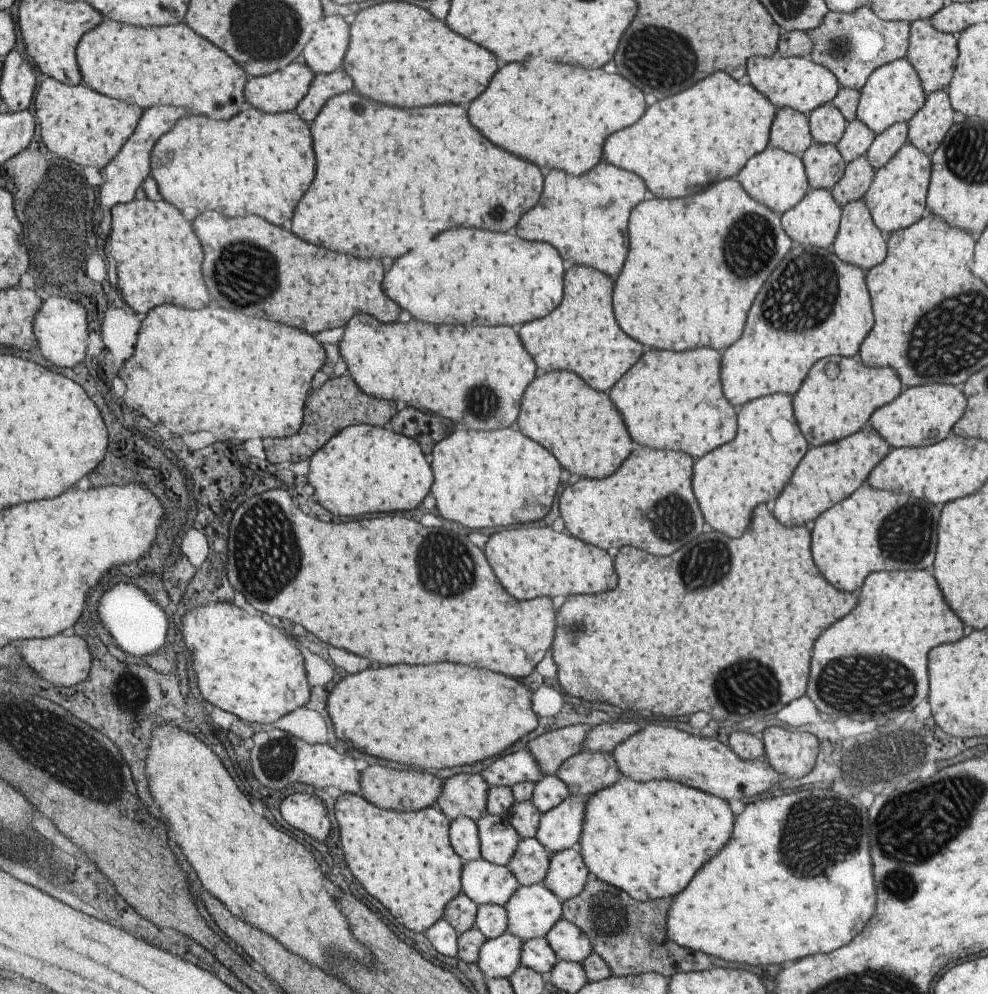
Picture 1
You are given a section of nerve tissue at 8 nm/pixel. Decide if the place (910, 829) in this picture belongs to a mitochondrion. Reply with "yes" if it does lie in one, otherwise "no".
yes

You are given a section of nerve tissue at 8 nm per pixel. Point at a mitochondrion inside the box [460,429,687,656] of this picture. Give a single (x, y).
(574, 628)

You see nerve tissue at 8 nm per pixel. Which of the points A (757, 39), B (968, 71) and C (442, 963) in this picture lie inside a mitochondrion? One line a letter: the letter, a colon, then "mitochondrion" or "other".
A: other
B: other
C: other

